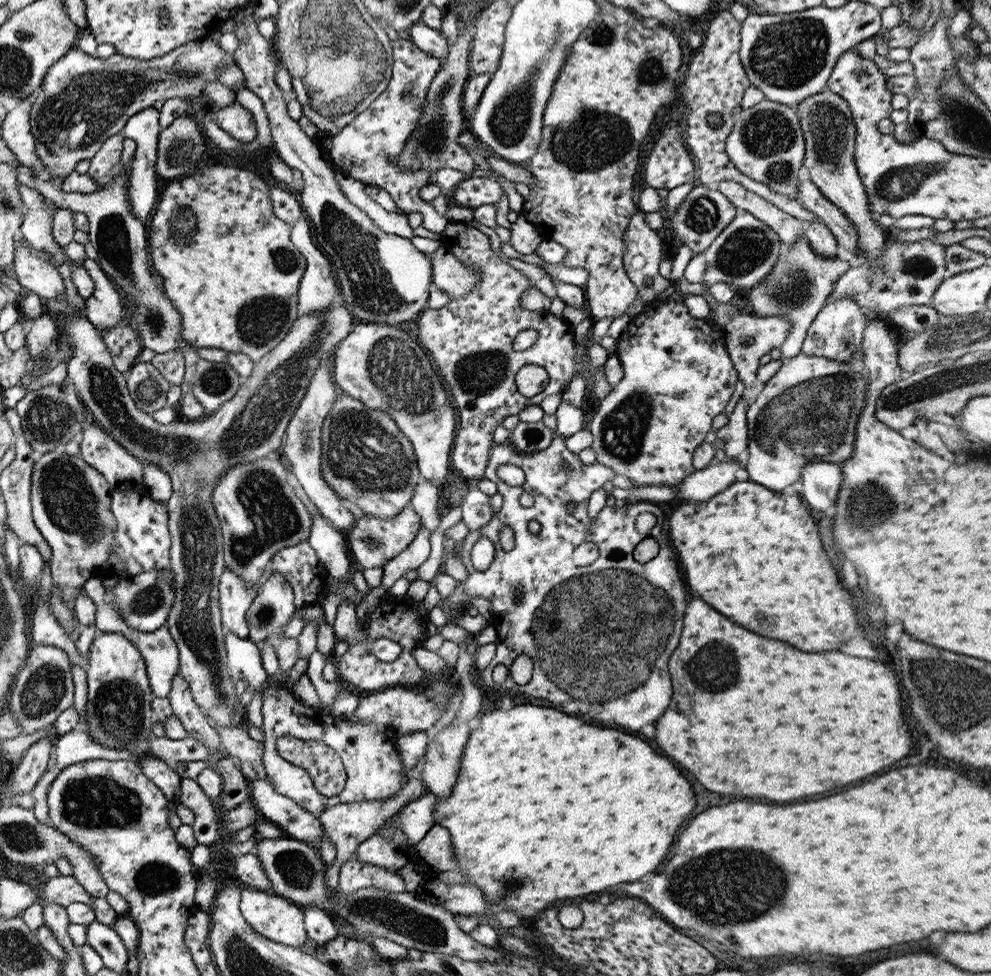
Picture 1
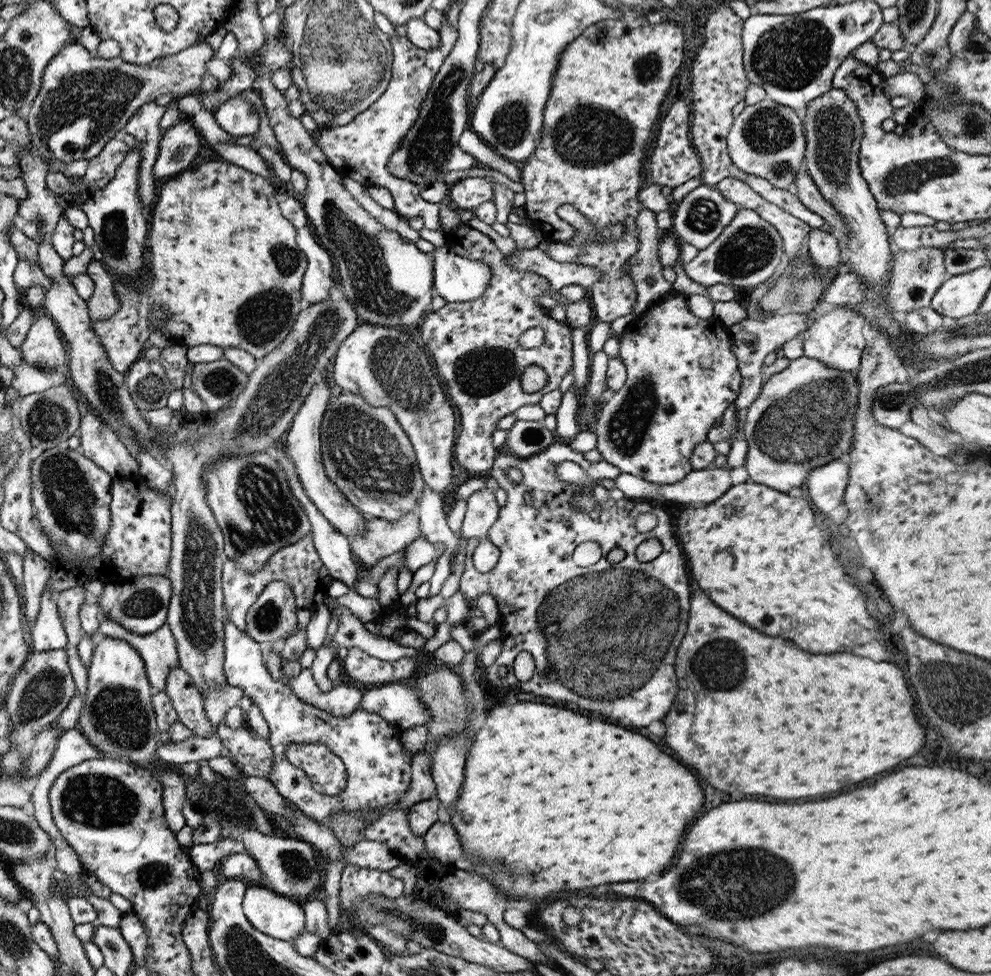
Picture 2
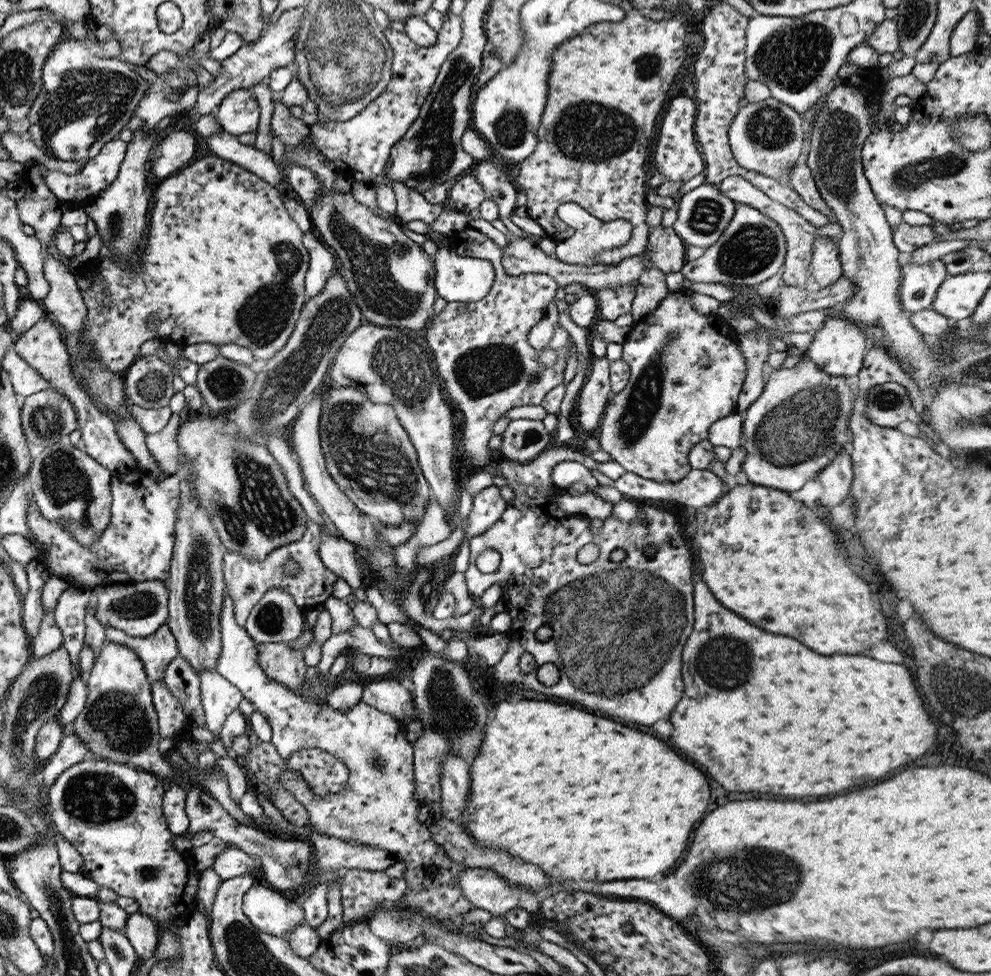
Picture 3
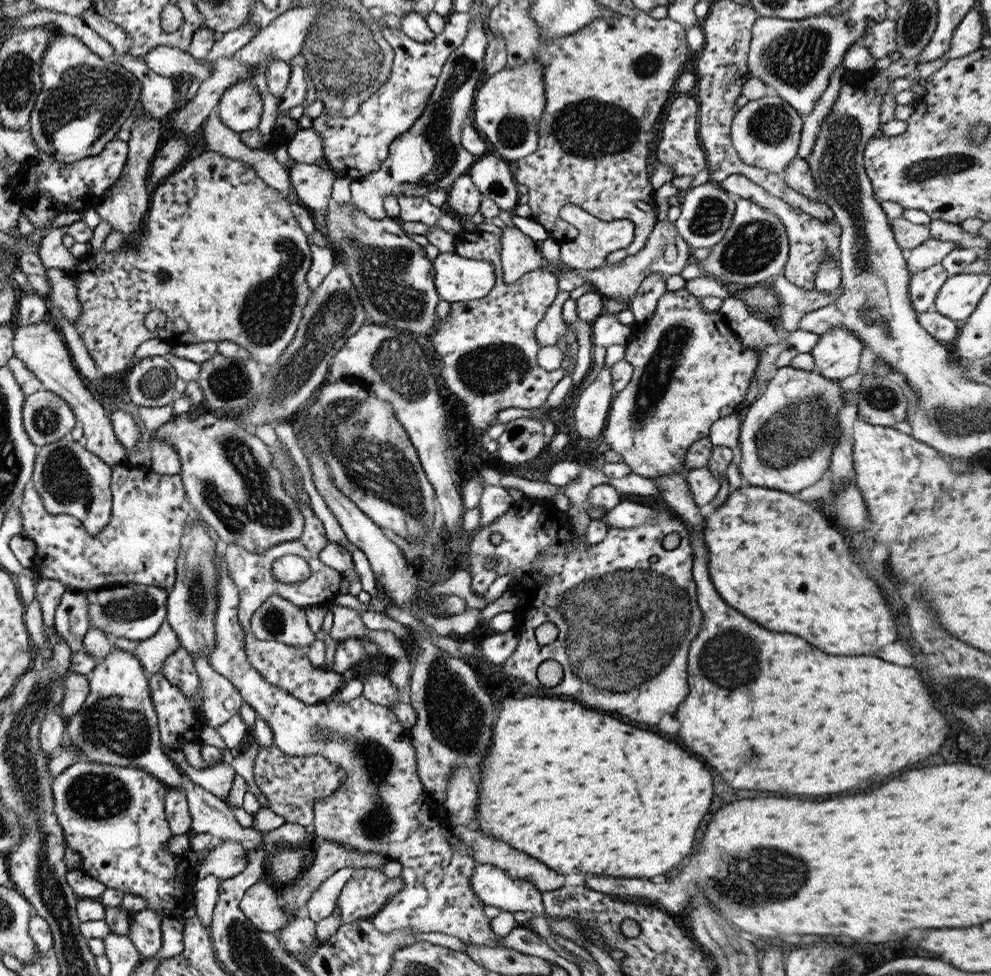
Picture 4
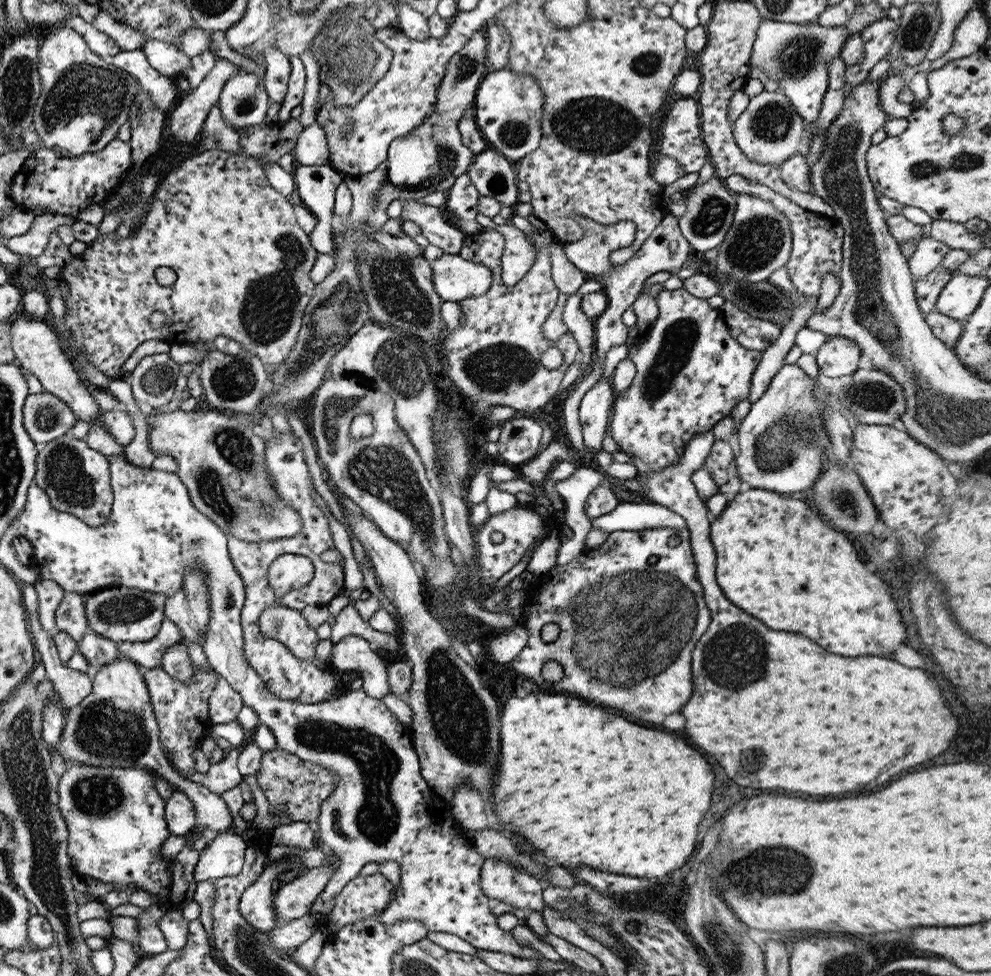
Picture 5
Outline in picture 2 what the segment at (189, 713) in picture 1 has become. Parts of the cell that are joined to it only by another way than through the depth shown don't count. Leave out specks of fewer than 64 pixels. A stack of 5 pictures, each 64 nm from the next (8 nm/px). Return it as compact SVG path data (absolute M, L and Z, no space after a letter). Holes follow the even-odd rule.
M179 665L170 670L166 678L165 694L178 712L178 720L196 737L209 738L210 724L204 715L203 699L197 688L191 686L192 678Z

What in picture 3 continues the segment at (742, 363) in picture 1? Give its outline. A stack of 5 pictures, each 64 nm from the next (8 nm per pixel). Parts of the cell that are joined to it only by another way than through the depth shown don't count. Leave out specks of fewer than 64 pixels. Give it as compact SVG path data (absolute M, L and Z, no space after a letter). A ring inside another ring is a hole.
M837 85L825 94L823 107L815 113L813 119L808 138L808 152L802 161L809 167L820 197L831 209L835 223L840 226L841 234L835 244L838 250L837 258L842 276L854 284L854 293L852 297L840 302L839 306L829 307L829 310L801 312L789 318L782 318L778 312L772 313L777 329L758 326L752 332L737 333L735 341L742 352L741 356L745 360L747 370L733 412L742 419L747 407L757 400L764 387L761 368L767 361L769 352L774 349L770 346L770 338L780 340L783 332L813 333L822 328L823 320L828 316L846 318L859 328L867 328L874 345L876 343L876 346L882 346L891 359L895 359L903 370L911 374L922 391L926 390L923 383L927 385L928 378L942 370L937 364L939 350L927 346L923 341L923 333L911 324L909 312L905 311L900 303L898 288L902 281L902 270L897 263L899 251L893 244L892 230L885 221L882 206L875 200L868 180L863 174L861 148L872 130L872 119L865 108L863 94L855 88Z

